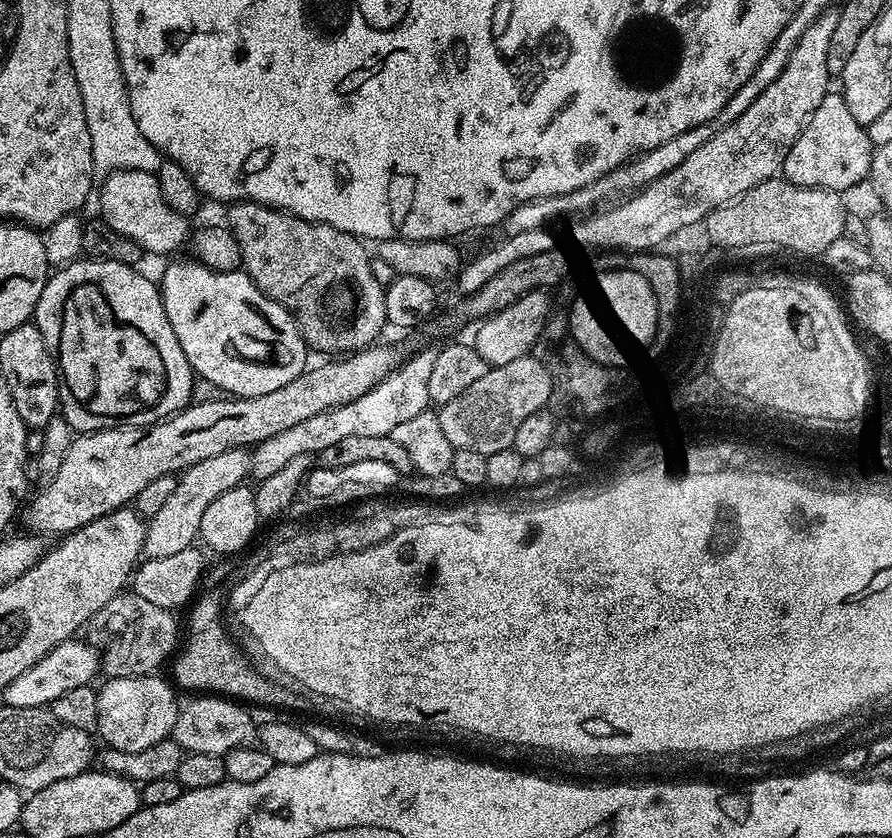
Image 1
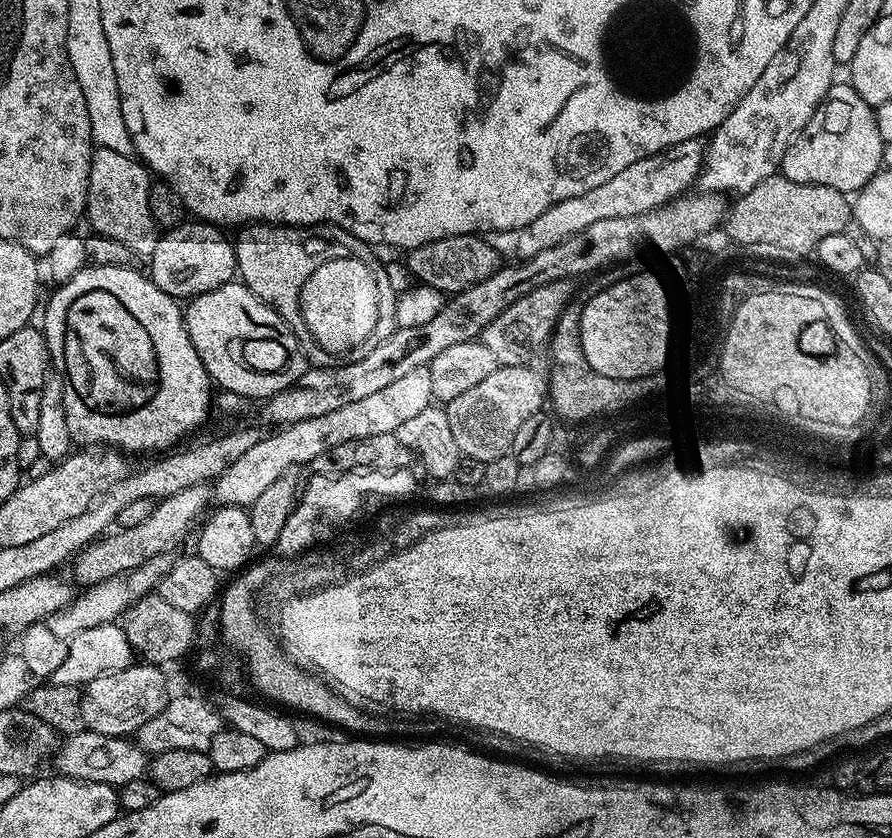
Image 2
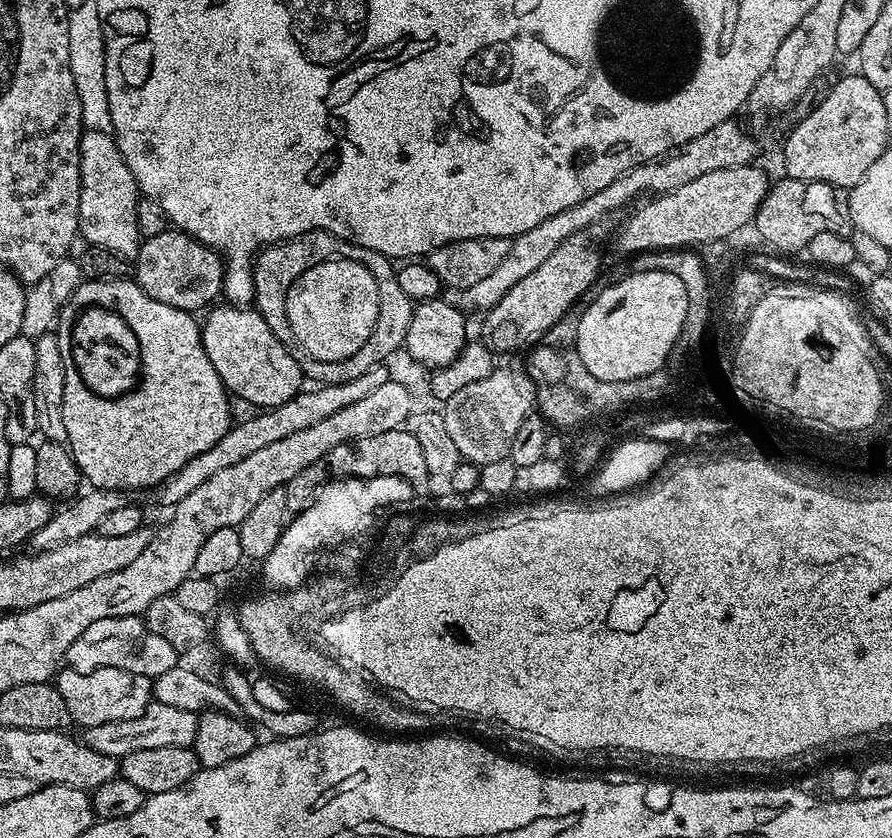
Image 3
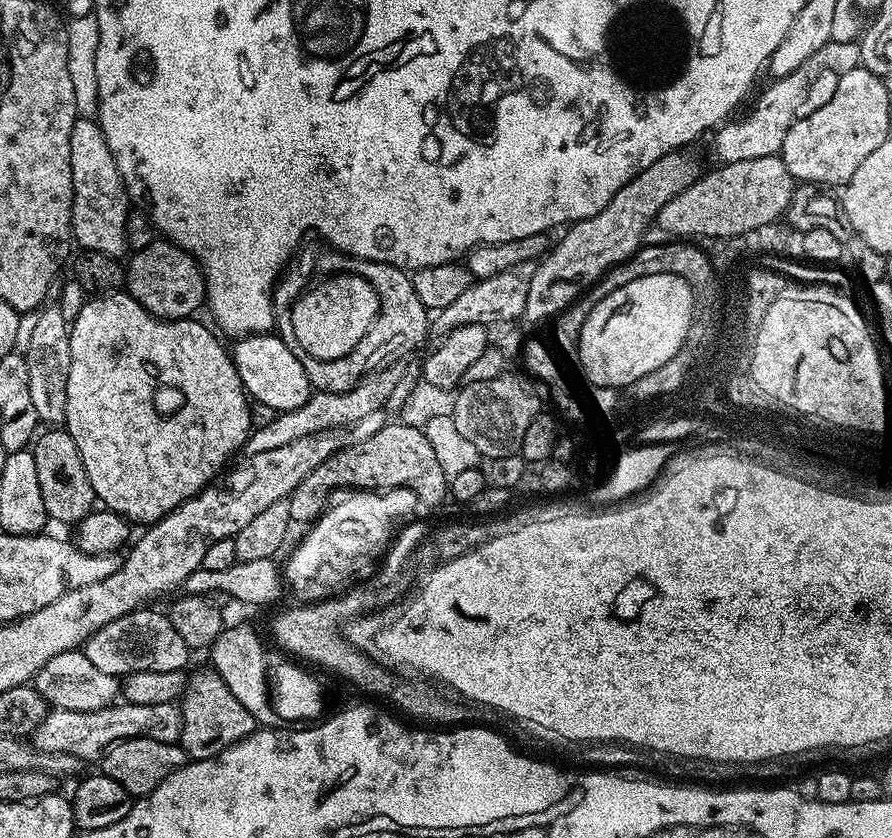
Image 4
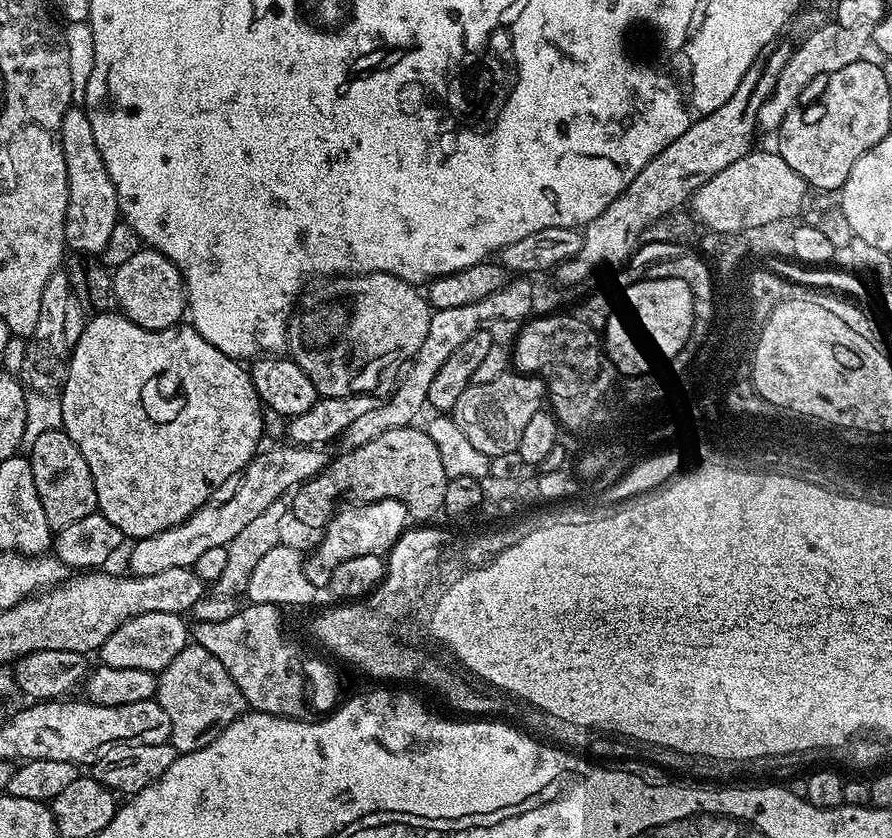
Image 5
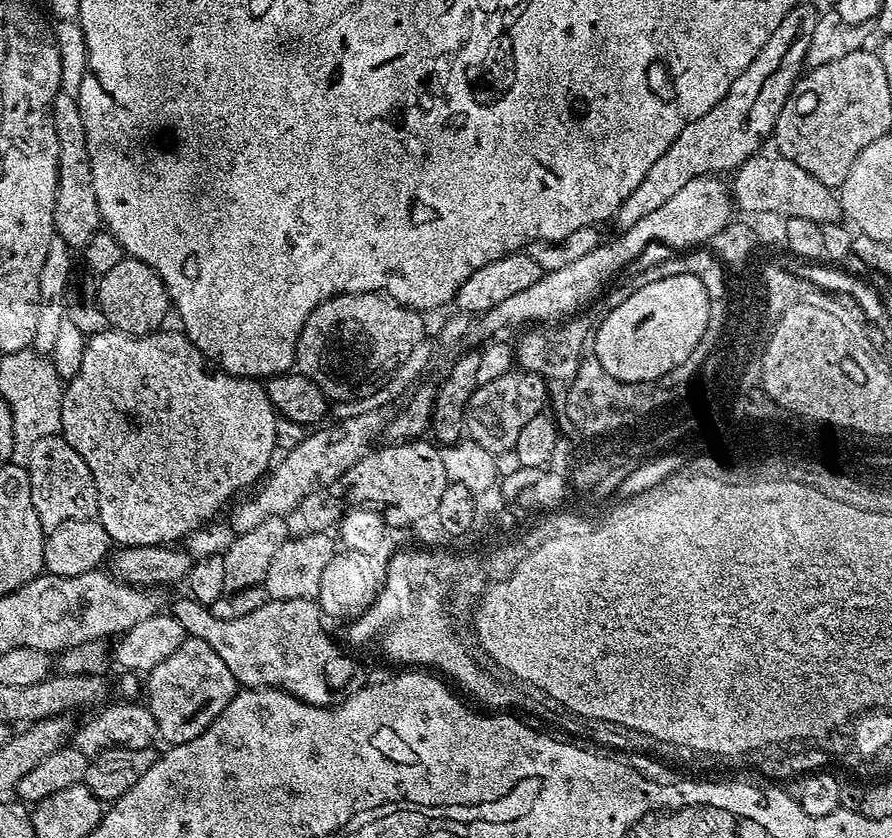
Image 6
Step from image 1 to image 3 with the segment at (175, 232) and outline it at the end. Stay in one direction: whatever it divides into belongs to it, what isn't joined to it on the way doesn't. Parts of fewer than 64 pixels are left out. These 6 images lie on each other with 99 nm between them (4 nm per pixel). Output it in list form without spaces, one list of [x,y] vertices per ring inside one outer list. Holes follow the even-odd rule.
[[[86,130],[80,139],[80,201],[78,218],[79,235],[88,239],[93,248],[110,250],[118,258],[135,261],[142,243],[138,230],[136,201],[138,189],[126,158],[118,150],[115,139],[107,132]]]

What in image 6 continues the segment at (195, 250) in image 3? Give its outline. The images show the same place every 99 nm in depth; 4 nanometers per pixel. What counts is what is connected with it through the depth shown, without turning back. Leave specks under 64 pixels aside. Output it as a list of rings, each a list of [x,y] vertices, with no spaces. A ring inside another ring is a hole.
[[[125,258],[99,277],[96,289],[102,314],[106,314],[109,325],[115,331],[124,332],[127,336],[149,336],[165,327],[164,319],[168,312],[170,316],[168,291],[162,278],[154,269],[146,266],[146,262]]]

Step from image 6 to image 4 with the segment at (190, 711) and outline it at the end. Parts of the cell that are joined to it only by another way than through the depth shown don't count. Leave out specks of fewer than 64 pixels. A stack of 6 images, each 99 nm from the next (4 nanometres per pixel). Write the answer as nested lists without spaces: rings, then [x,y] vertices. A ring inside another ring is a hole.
[[[208,666],[187,677],[178,707],[182,714],[182,734],[178,743],[189,761],[214,758],[222,754],[222,750],[242,742],[242,738],[258,728],[254,714],[250,714],[250,710],[246,710],[246,706],[242,706],[234,694],[230,694],[226,682],[222,682],[220,675]]]

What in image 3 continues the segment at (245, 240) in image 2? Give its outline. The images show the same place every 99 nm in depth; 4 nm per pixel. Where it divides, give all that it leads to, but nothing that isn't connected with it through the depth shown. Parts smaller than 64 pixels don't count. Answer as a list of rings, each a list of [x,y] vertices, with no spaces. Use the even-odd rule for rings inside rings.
[[[304,232],[302,237],[304,240],[298,240],[290,248],[283,247],[280,243],[269,245],[255,257],[252,269],[254,308],[260,313],[270,330],[274,330],[274,334],[278,337],[291,335],[290,321],[286,314],[287,294],[284,293],[284,290],[290,290],[297,277],[305,272],[302,266],[308,262],[308,259],[311,259],[311,255],[313,255],[311,247],[315,246],[316,253],[319,255],[330,258],[338,254],[339,258],[362,263],[374,276],[380,291],[380,313],[377,316],[376,328],[373,330],[374,338],[388,340],[388,344],[394,346],[394,351],[399,353],[405,347],[404,339],[410,330],[414,301],[402,291],[402,286],[398,286],[397,269],[394,267],[393,261],[387,256],[378,254],[378,250],[358,246],[354,242],[343,240],[329,232]]]

